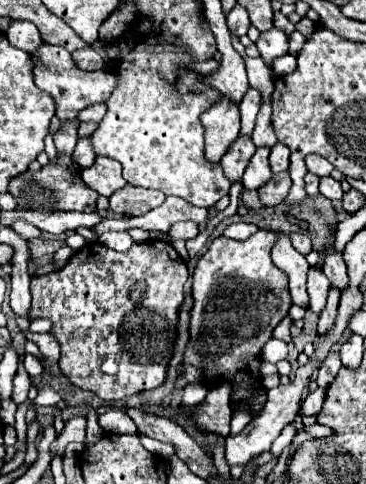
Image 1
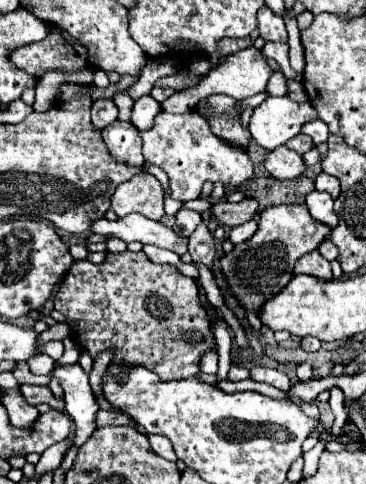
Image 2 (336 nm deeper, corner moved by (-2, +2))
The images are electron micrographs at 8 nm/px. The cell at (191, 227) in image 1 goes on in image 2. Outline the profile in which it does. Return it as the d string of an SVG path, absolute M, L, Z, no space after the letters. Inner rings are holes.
M178 210L178 214L176 214L176 222L174 222L174 232L178 232L178 236L184 236L184 238L188 238L194 230L196 230L196 226L200 224L200 214L198 212L192 212L192 210Z

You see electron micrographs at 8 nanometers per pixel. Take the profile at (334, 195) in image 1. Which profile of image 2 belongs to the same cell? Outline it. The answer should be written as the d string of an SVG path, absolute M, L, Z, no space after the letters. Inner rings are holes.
M322 172L316 178L316 190L328 192L332 198L338 198L338 194L340 194L340 180L330 176L330 174L326 174L326 172Z

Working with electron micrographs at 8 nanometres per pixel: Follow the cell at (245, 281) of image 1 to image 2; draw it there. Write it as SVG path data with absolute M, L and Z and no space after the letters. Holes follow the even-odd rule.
M290 204L290 206L270 206L262 210L256 234L250 240L236 244L232 252L220 258L220 268L240 306L246 312L258 314L264 302L270 300L270 296L276 296L278 292L282 292L282 288L286 288L286 284L294 276L292 270L296 260L306 252L316 250L318 244L326 240L328 234L330 228L310 218L306 206Z

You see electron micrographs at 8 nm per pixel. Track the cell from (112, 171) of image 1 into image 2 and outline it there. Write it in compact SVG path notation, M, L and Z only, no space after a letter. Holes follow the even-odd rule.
M116 120L114 124L102 130L102 138L110 156L114 156L114 160L132 166L144 166L142 138L136 126L132 126L130 122Z

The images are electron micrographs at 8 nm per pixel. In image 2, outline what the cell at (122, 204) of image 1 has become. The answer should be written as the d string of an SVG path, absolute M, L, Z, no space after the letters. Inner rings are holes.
M140 172L124 184L118 184L112 194L112 210L118 218L138 212L150 220L160 220L164 216L164 188L156 176Z

